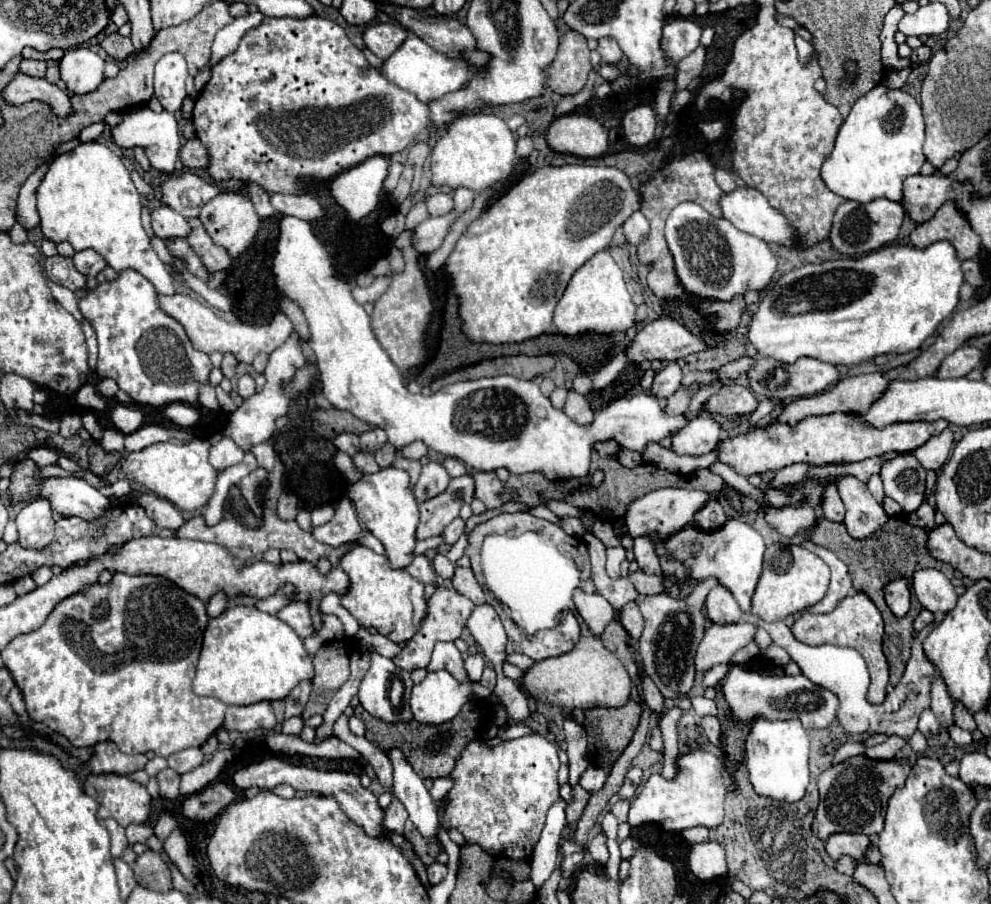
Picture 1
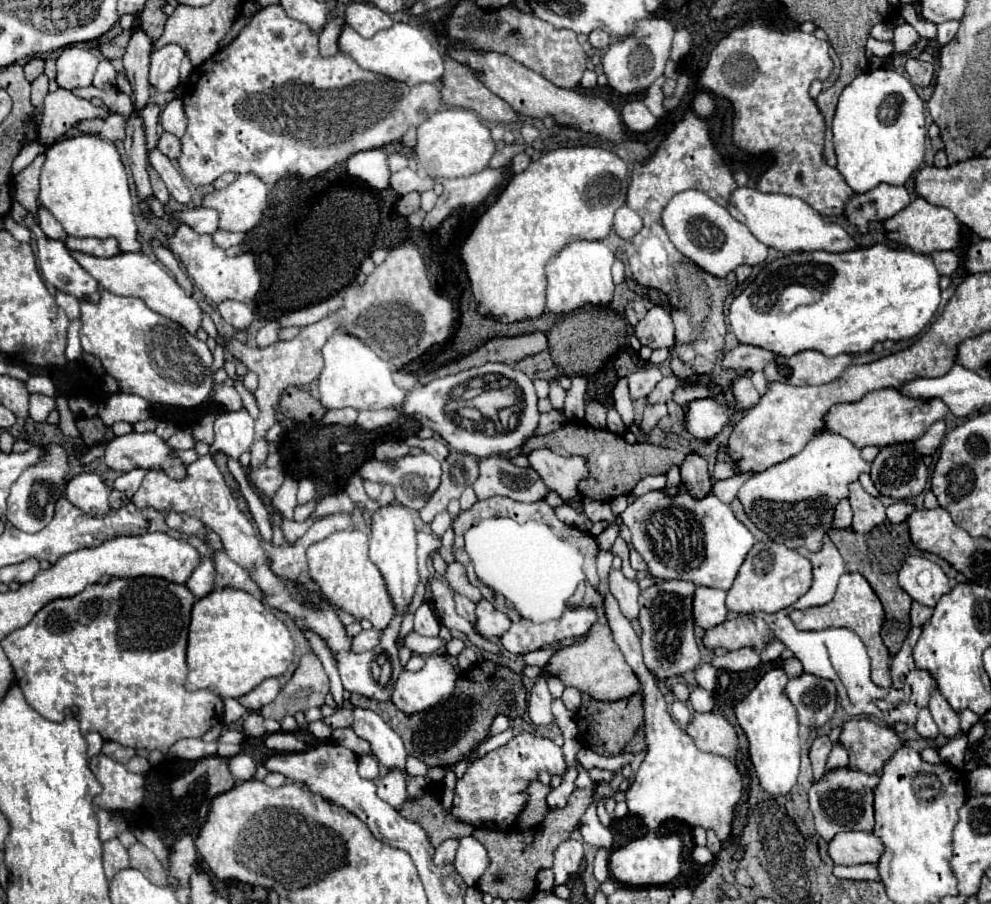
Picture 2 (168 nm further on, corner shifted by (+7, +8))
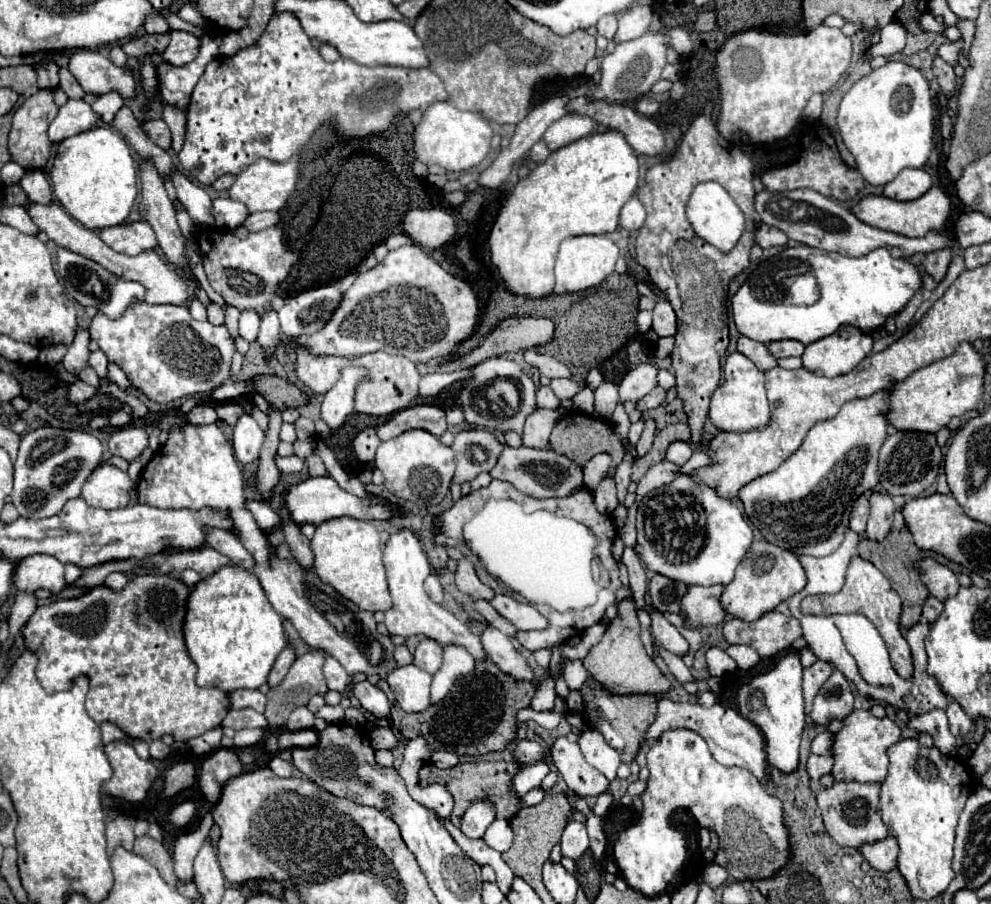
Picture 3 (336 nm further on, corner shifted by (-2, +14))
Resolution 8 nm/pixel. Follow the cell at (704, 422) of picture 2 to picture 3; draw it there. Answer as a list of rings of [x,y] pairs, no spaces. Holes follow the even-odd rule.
[[[729,353],[723,365],[723,385],[715,389],[709,407],[711,423],[721,431],[755,431],[771,423],[771,409],[765,395],[765,375],[751,359],[741,353]],[[735,411],[735,417],[733,417]]]

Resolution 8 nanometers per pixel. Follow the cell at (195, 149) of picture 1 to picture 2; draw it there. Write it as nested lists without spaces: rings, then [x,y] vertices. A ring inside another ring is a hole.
[[[164,133],[158,141],[158,149],[168,155],[170,159],[178,159],[178,155],[182,153],[182,145],[180,145],[180,139],[172,133]]]

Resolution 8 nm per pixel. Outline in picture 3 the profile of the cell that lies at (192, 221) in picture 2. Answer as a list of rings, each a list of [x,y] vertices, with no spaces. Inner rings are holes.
[[[219,197],[213,201],[213,215],[221,231],[235,231],[249,217],[249,209],[241,201]]]

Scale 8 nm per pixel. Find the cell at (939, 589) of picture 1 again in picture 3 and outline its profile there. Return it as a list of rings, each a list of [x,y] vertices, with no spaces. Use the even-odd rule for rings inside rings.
[[[925,559],[925,561],[917,563],[917,565],[921,567],[921,575],[923,575],[921,579],[927,585],[929,593],[933,597],[937,597],[939,601],[949,599],[959,591],[957,575],[951,569],[947,569],[945,565],[939,565],[933,559]]]

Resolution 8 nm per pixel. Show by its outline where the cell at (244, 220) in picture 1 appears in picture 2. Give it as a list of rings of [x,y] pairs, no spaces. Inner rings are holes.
[[[240,175],[228,187],[206,193],[202,207],[218,211],[218,229],[246,233],[262,217],[266,209],[268,187],[256,175]]]

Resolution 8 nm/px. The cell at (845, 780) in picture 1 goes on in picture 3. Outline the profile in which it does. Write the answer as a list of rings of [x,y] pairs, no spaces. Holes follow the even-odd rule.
[[[835,783],[829,789],[819,789],[819,785],[811,785],[815,787],[815,795],[817,795],[817,803],[819,809],[823,813],[823,821],[825,827],[829,831],[829,835],[843,847],[861,847],[865,843],[875,843],[881,839],[889,837],[889,831],[885,827],[885,823],[881,821],[881,811],[879,811],[879,783],[867,785],[867,783]]]

